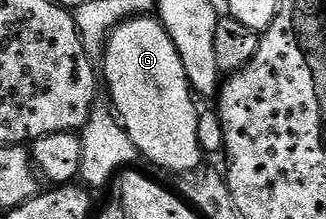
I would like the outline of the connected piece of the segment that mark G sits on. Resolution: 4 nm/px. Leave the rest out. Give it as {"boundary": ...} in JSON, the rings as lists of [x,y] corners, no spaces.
{"boundary":[[[137,16],[113,28],[104,45],[103,60],[102,80],[108,83],[111,107],[139,155],[175,174],[199,169],[200,112],[186,70],[182,70],[182,58],[178,58],[178,50],[159,19]]]}

